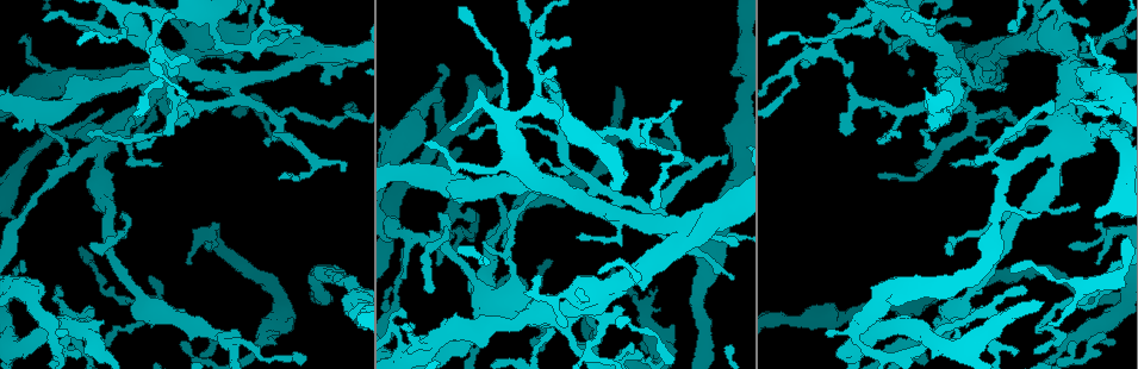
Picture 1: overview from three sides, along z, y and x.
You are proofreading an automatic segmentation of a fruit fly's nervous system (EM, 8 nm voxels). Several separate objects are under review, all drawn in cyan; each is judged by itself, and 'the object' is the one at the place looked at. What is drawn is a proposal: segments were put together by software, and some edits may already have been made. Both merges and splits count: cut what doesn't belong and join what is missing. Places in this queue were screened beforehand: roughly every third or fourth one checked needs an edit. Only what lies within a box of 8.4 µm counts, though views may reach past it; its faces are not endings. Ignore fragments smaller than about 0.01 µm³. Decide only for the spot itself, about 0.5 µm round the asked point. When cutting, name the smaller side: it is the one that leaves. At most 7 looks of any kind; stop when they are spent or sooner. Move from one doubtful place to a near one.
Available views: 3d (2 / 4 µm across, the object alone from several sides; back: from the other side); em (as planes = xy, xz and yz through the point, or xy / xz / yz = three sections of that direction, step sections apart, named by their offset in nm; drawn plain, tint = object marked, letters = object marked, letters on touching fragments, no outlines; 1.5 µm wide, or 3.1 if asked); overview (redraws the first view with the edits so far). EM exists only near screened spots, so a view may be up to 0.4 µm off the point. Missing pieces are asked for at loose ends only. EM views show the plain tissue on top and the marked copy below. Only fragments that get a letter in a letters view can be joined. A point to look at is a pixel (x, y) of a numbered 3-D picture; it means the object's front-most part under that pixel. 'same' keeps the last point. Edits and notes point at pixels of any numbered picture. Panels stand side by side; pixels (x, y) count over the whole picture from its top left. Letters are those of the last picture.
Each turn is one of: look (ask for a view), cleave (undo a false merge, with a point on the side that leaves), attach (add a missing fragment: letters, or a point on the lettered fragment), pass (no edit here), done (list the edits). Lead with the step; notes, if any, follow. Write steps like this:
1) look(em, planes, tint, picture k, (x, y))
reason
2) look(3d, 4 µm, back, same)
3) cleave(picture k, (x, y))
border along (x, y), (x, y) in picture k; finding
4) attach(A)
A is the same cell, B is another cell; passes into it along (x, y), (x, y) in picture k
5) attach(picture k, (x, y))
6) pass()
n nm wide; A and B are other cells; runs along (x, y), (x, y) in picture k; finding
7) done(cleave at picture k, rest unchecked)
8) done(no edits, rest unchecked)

look(em, xz, step 8, letters, picture 1, (532, 205))
sudden change in width

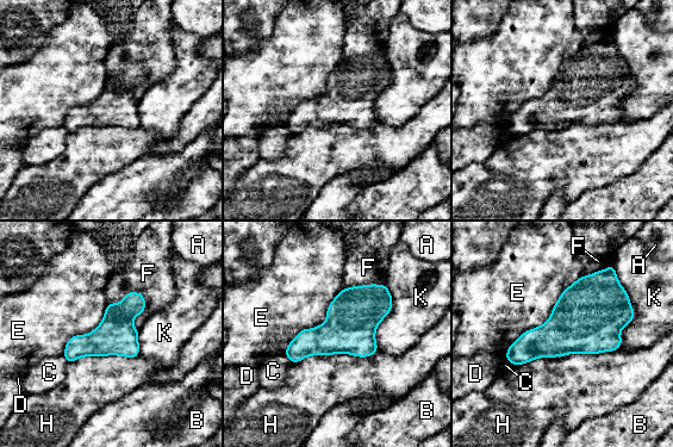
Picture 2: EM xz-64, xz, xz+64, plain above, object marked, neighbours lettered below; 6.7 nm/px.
look(em, planes, letters, same)
cut it another way

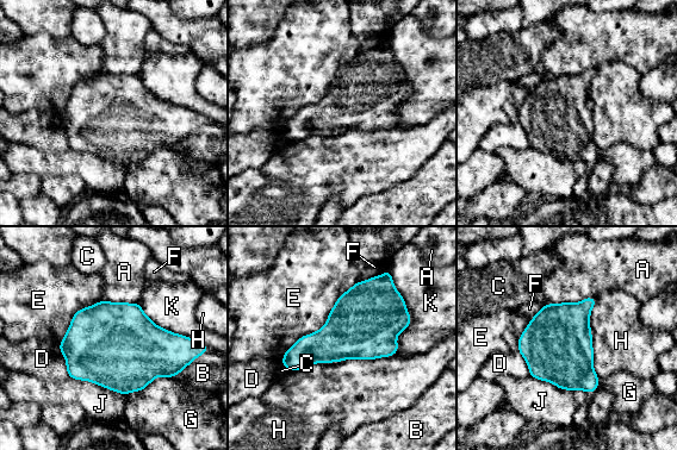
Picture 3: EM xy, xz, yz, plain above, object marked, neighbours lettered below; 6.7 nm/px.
pass()
300 nm wide; A, B, C, D, E, F, G, H, J and K are other cells; border along (395, 354), (312, 362), (290, 372) in picture 3; continuous, no second neuron

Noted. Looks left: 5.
look(3d, 2 µm, picture 1, (658, 291))
branch stops here

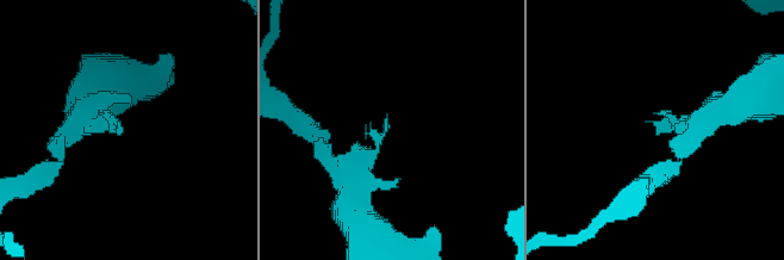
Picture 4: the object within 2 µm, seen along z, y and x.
look(em, xz, step 4, letters, picture 4, (389, 125))

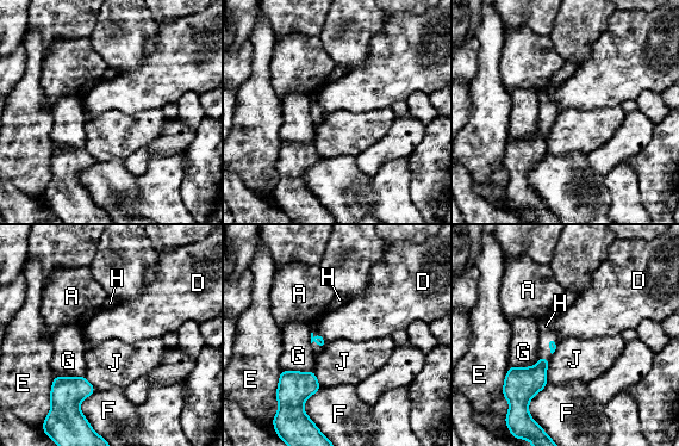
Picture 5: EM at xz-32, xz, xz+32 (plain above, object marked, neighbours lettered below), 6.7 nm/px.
look(em, planes, letters, same)
cut it another way

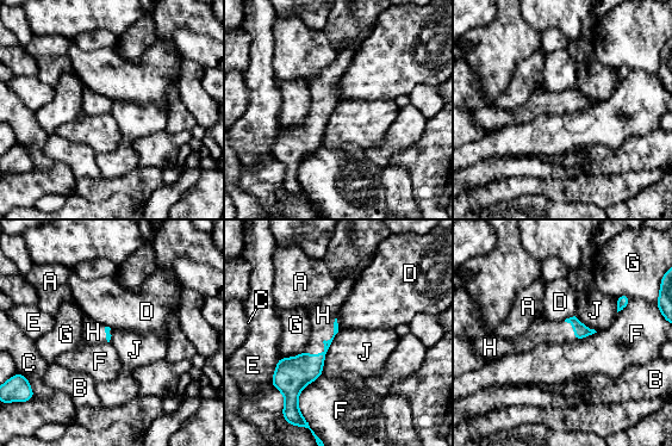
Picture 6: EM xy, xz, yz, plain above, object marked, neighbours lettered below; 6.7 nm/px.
attach(H)
H is the same cell, A, B, C, D, E, F, G and J are other cells; passes into it along (304, 369), (324, 340), (323, 315) in picture 6; the neuron continues

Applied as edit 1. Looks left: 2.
look(3d, 4 µm, picture 1, (476, 138))
an open end

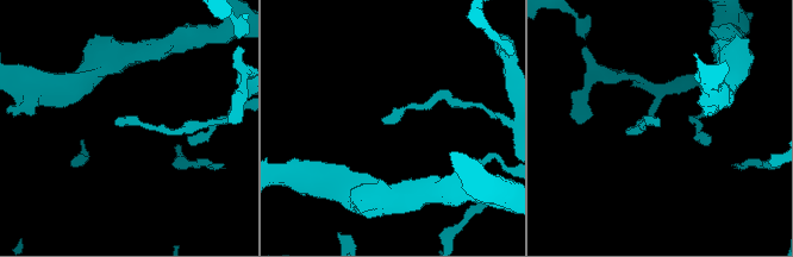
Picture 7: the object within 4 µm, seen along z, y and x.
look(em, xy, step 8, letters, picture 7, (393, 119))
need the tissue

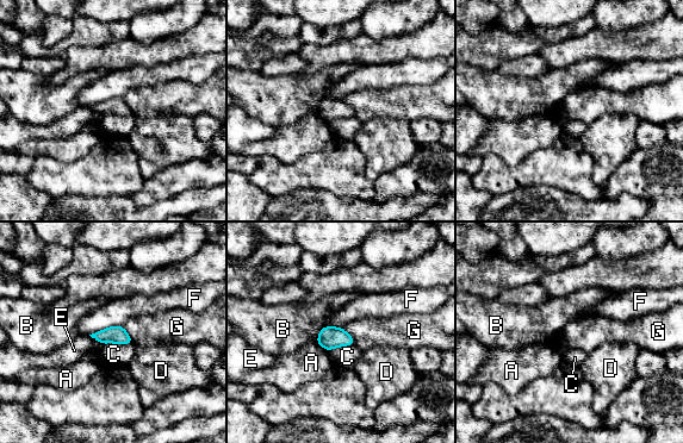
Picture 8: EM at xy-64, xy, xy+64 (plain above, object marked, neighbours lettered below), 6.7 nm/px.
pass()
F touches over 240 nm; A, B, C, D, E, F and G are other cells; border along (131, 343), (104, 344) in picture 8; no lettered fragment goes on from it

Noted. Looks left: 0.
done(attach at picture 6, rest unchecked)

